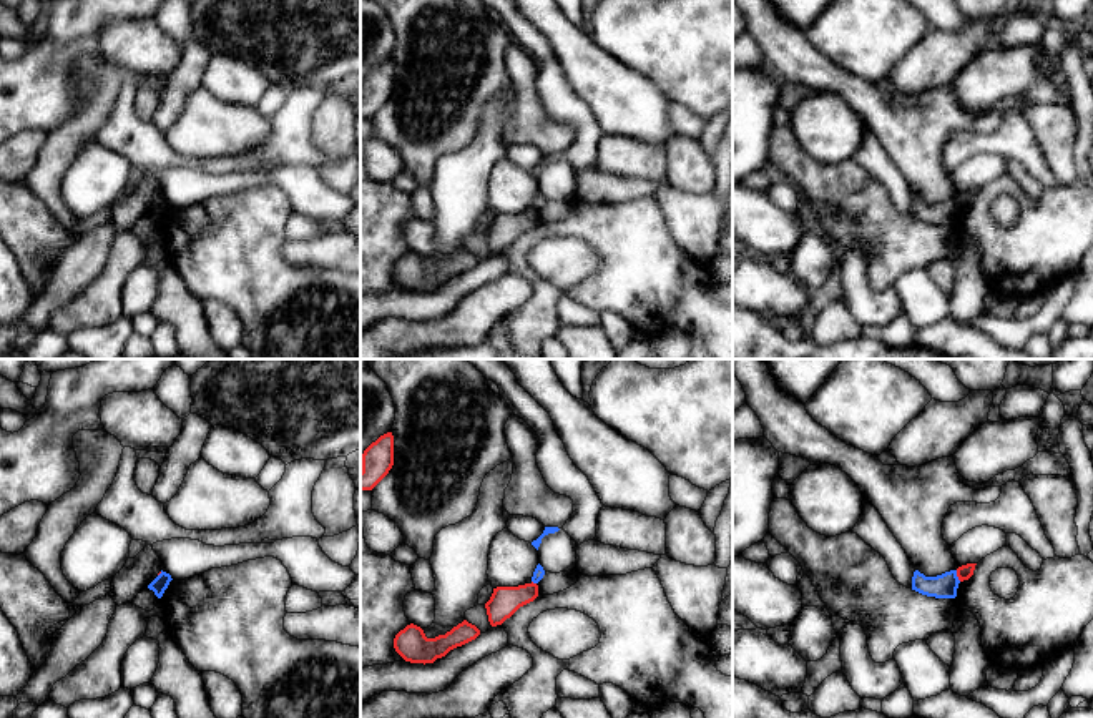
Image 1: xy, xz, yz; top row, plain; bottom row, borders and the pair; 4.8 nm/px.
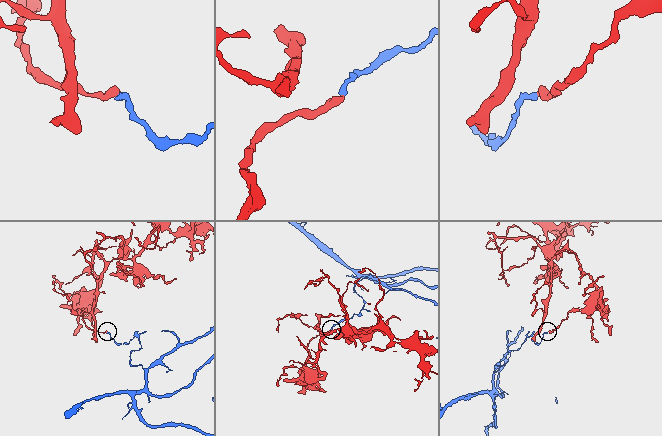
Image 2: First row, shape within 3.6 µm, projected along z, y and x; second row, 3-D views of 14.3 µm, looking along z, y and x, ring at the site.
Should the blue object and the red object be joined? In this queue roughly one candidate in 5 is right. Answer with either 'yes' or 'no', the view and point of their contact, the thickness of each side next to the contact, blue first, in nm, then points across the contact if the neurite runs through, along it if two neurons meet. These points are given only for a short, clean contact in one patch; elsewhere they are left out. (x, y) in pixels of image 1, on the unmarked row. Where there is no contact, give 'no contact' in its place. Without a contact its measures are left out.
no; meets blue in yz at (955, 203); 120 nm thick on the blue side, 70 nm on the other; border along yz (955, 198), (960, 208)

